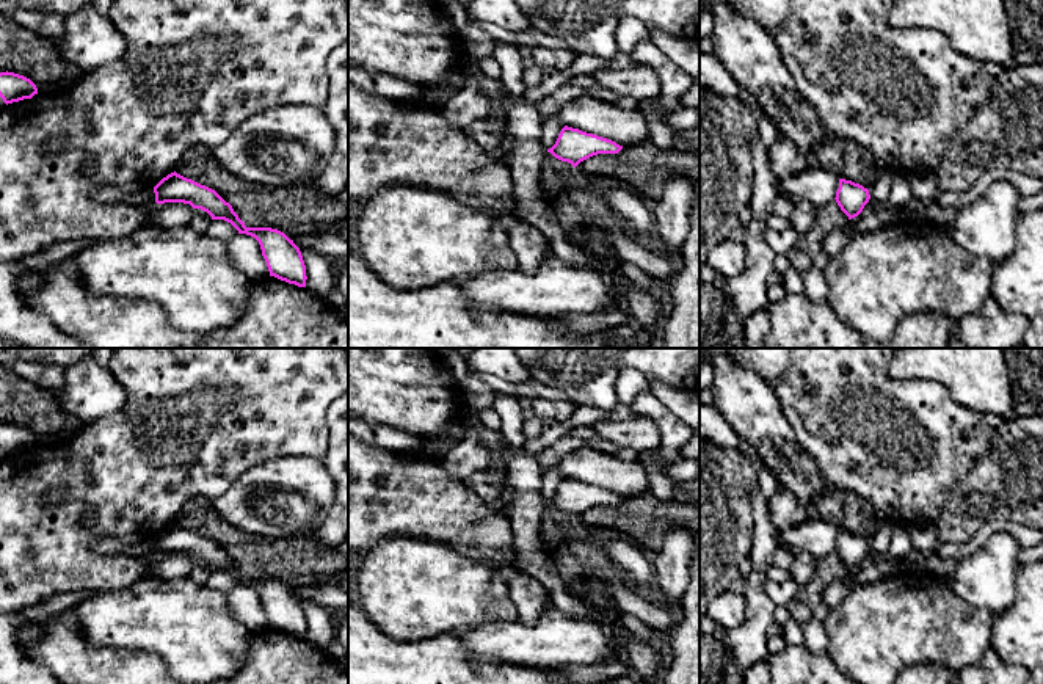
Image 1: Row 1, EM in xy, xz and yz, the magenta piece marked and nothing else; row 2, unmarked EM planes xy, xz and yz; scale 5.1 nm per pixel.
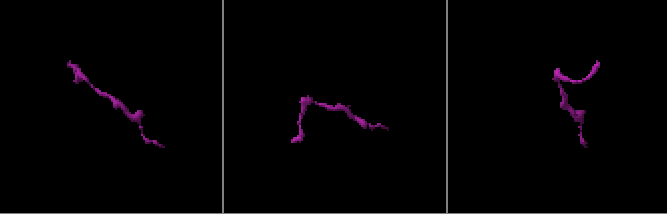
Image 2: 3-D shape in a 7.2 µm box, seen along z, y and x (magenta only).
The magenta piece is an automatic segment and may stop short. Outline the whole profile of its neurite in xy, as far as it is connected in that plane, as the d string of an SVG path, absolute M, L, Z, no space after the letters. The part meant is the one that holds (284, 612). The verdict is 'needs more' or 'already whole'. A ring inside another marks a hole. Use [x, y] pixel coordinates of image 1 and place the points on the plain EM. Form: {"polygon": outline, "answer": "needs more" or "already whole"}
{"polygon": "M176 522L163 529L155 538L155 554L184 554L193 560L207 563L212 571L224 571L231 574L238 585L254 588L262 601L270 628L289 635L306 639L306 617L300 599L284 584L271 579L246 579L215 541L187 530Z", "answer": "already whole"}

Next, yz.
{"polygon": "M839 530L839 540L834 551L849 571L852 571L863 563L864 557L870 551L870 546L863 537Z", "answer": "already whole"}

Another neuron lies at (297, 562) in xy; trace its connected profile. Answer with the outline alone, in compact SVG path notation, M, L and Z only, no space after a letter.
M193 497L176 524L215 541L229 554L246 579L271 579L290 591L334 584L345 571L347 557L323 548L315 537L270 538L243 532L218 515L213 500Z

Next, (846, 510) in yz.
M828 482L823 494L808 508L808 516L827 521L838 530L870 540L880 529L881 518L861 496Z

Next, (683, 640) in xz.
M700 529L693 541L690 582L678 604L678 621L663 639L670 665L659 684L700 684Z

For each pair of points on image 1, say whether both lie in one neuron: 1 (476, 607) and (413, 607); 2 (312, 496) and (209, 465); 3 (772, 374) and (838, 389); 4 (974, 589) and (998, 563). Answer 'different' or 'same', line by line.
1: same
2: different
3: different
4: same

